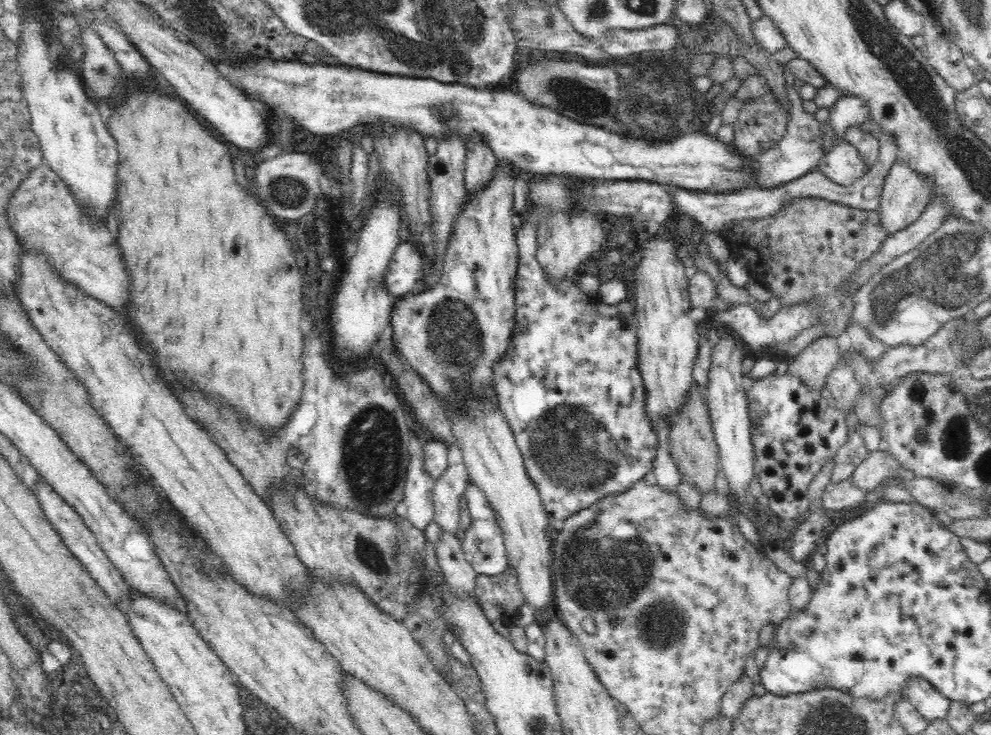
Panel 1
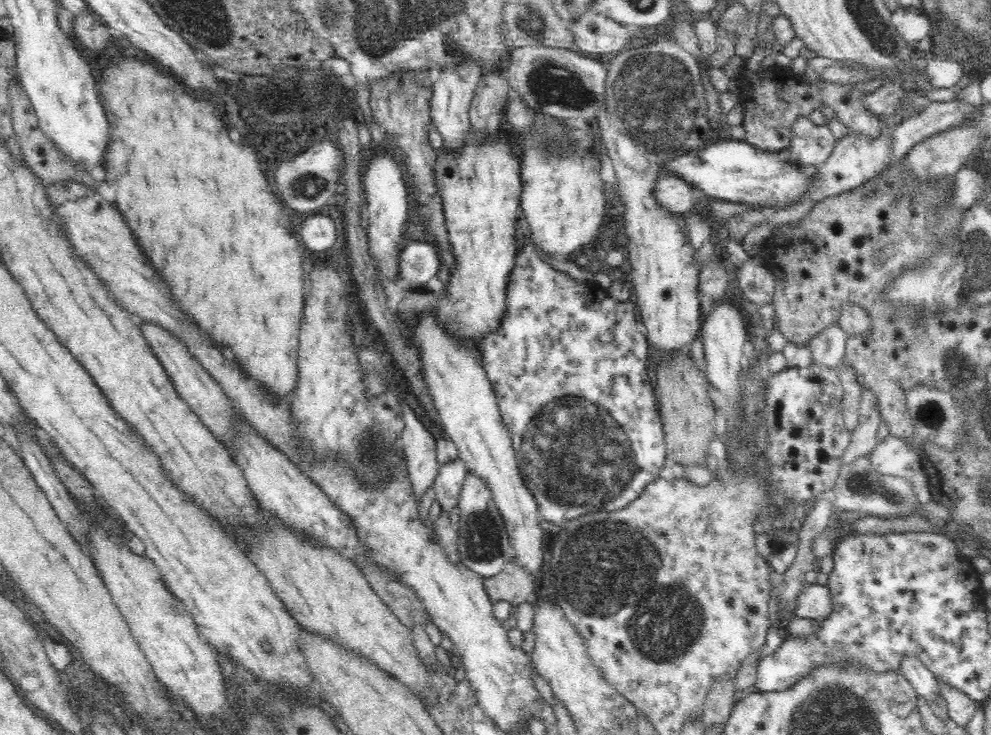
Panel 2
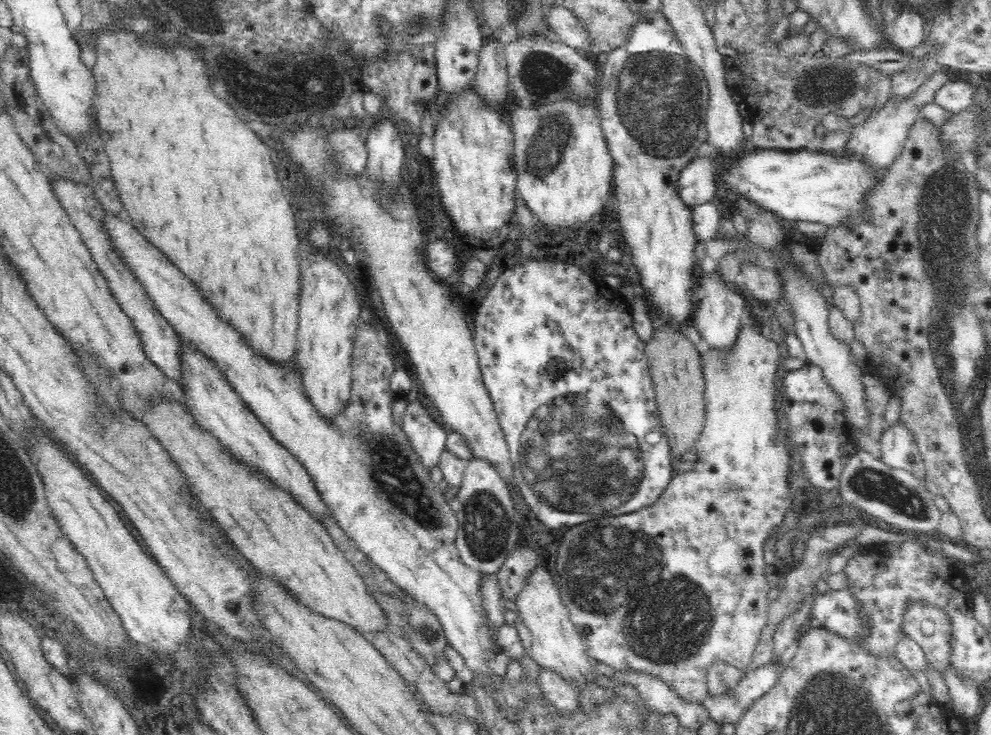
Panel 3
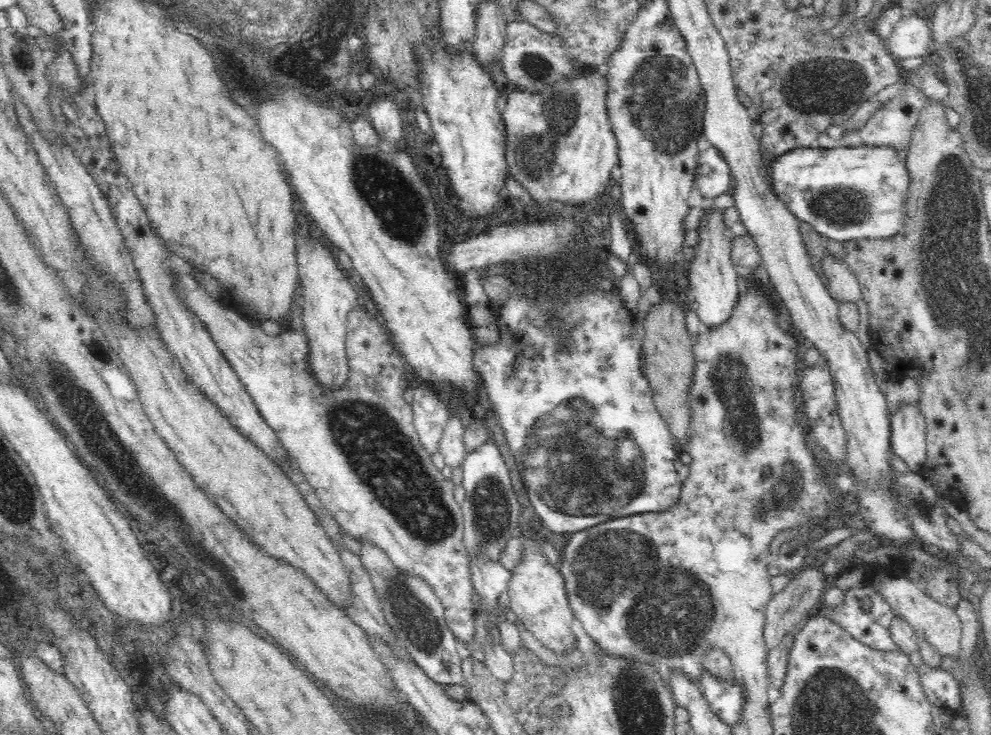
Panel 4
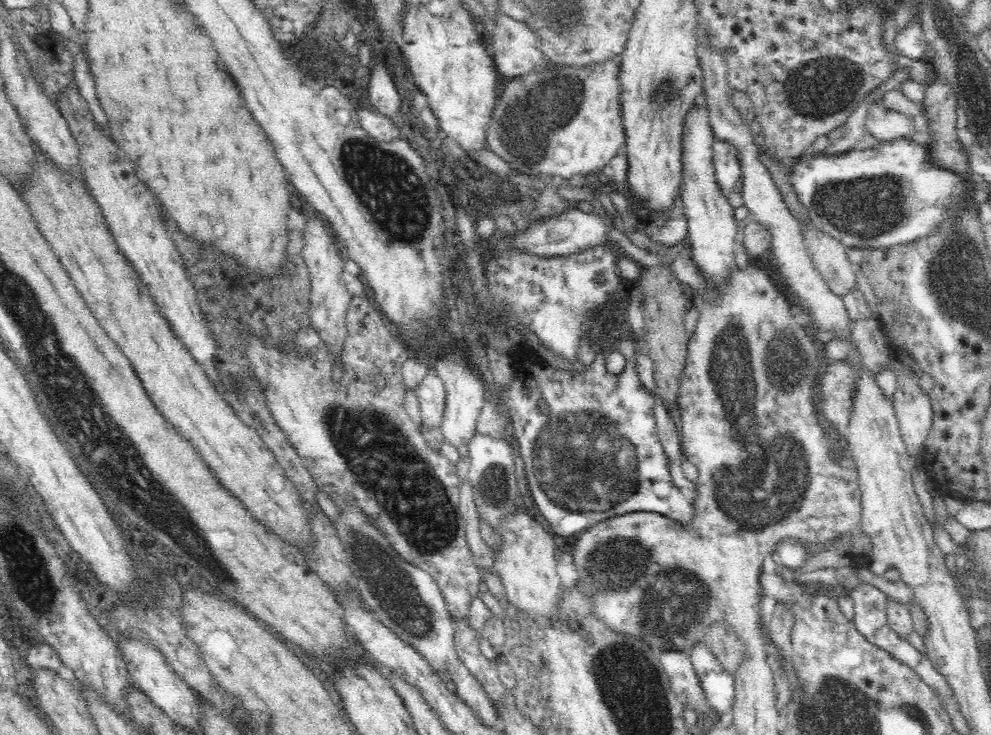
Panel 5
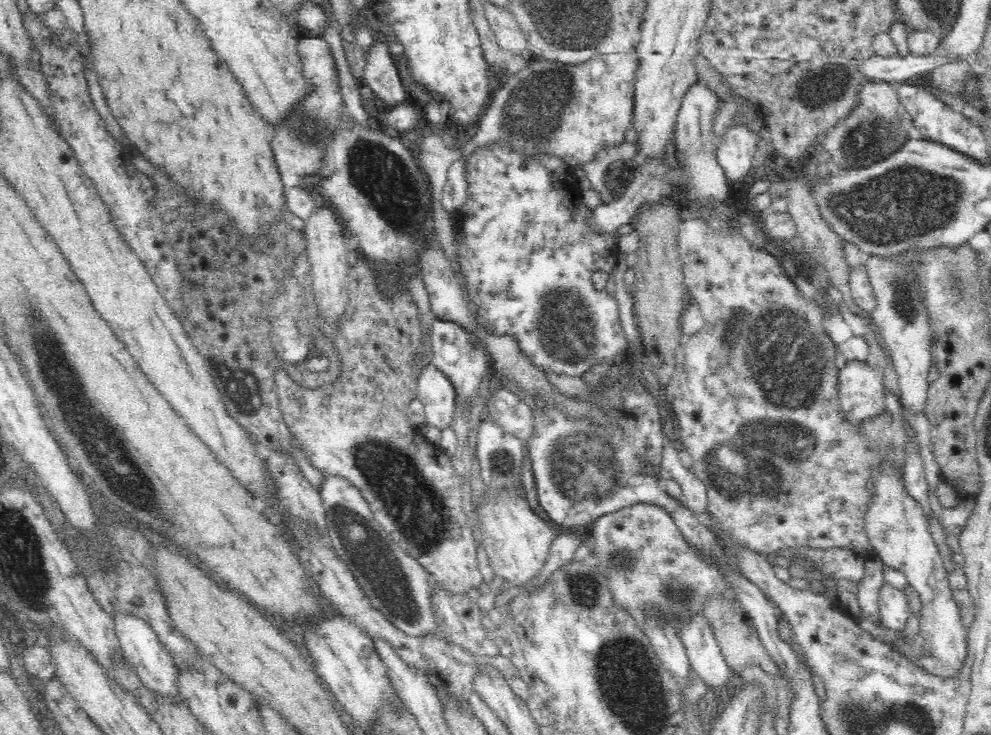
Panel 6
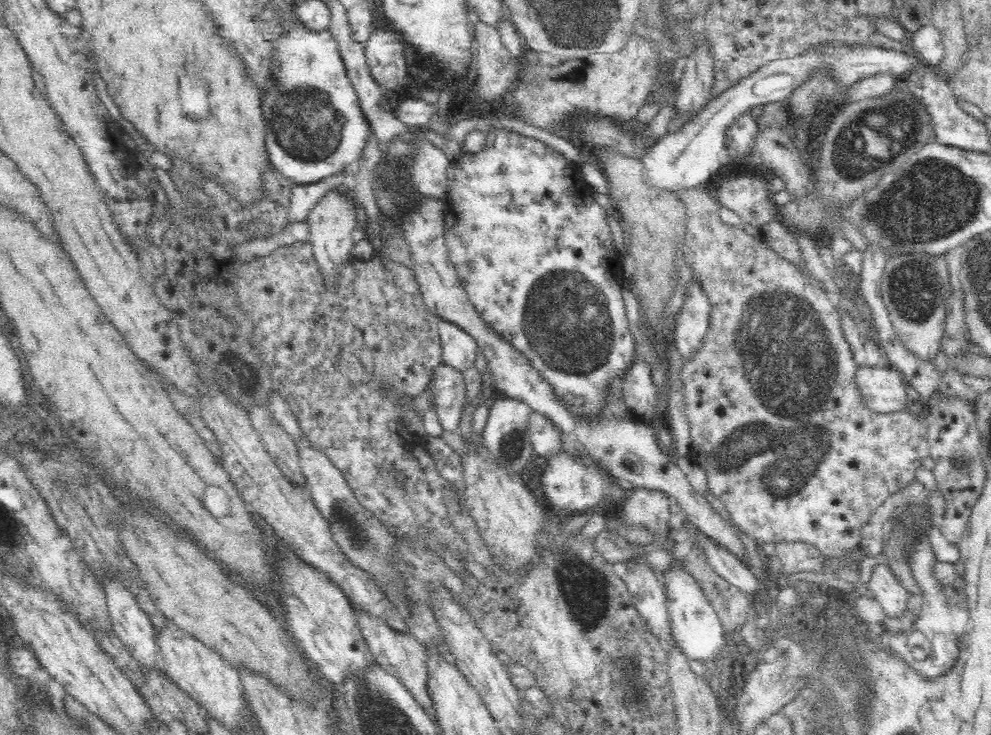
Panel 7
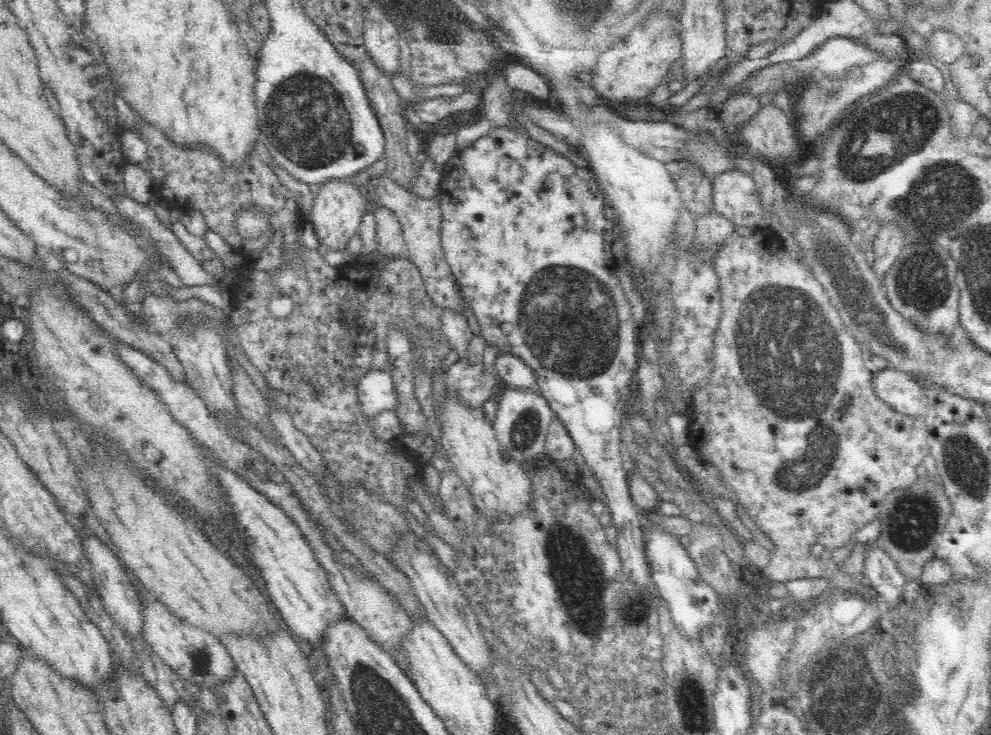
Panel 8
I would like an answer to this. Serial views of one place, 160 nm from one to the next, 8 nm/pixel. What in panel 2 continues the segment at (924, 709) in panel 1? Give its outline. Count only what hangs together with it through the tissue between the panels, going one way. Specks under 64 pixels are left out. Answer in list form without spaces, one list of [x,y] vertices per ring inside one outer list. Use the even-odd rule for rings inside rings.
[[[905,655],[899,662],[899,670],[910,680],[918,695],[922,694],[930,699],[937,694],[939,687],[935,675],[918,655]]]

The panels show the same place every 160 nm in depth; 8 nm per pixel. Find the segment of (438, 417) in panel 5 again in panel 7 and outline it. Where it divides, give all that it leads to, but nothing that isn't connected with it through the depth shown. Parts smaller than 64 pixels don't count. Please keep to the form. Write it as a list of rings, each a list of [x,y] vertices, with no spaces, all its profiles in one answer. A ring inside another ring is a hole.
[[[440,363],[433,376],[433,391],[438,417],[445,434],[457,433],[464,421],[463,410],[468,400],[464,371],[458,367]]]

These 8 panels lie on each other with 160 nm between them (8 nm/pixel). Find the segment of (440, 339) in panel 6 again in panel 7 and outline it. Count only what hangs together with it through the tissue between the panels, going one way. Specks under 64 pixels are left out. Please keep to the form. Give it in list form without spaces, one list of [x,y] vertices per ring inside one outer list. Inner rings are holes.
[[[441,318],[438,326],[442,339],[444,362],[460,369],[464,366],[471,366],[480,349],[477,340],[450,320]]]

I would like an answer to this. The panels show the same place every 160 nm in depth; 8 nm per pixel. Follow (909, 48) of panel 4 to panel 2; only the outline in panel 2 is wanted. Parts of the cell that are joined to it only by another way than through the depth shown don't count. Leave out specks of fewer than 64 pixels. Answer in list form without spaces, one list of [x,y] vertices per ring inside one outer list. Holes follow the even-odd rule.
[[[900,6],[891,19],[907,44],[915,45],[933,31],[933,25],[922,10]]]

